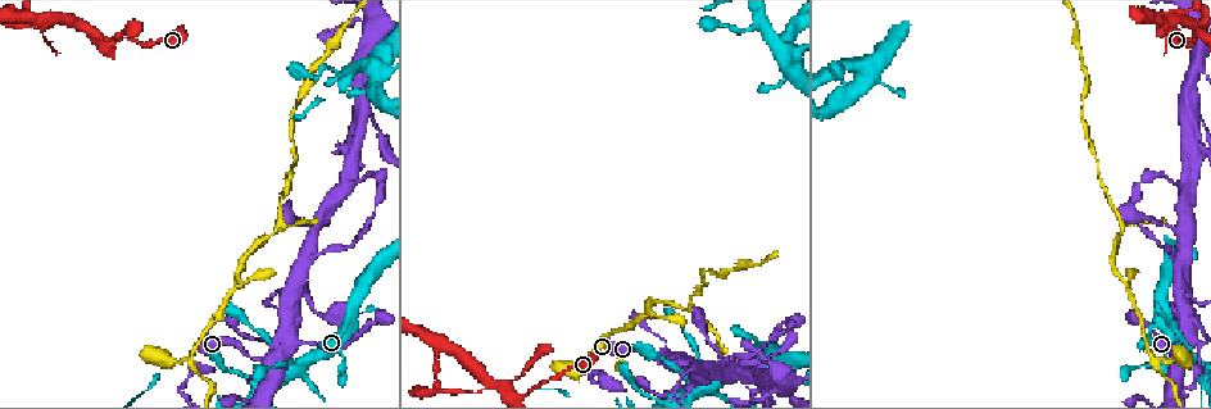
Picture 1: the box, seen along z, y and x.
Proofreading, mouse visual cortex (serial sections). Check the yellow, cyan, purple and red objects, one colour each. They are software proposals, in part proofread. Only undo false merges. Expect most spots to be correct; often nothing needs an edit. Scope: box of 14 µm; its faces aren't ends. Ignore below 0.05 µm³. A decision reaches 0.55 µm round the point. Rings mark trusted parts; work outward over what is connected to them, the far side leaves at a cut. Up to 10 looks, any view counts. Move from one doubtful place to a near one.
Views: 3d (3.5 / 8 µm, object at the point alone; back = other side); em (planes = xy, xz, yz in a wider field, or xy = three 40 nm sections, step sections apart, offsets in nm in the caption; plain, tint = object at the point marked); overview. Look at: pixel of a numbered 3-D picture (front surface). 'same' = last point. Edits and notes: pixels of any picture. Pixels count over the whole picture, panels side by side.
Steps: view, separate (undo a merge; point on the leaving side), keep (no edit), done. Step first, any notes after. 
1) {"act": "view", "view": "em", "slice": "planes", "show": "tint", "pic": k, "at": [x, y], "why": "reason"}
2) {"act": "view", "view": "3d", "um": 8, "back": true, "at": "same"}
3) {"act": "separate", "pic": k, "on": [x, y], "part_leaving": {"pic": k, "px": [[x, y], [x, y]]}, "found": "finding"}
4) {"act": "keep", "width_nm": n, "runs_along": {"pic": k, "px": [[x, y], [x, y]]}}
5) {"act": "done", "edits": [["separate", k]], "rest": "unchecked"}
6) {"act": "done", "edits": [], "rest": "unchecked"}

{"act": "view", "view": "3d", "um": 3.5, "pic": 1, "at": [1179, 291], "why": "looks like a crossing"}

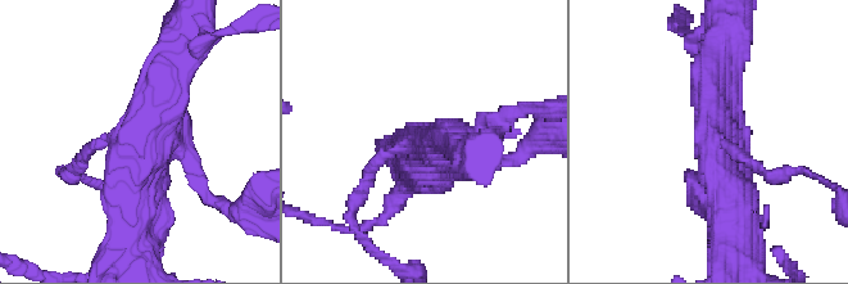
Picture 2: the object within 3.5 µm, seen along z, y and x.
{"act": "view", "view": "em", "slice": "xy", "step": 1, "show": "tint", "pic": 2, "at": [147, 131], "arms": 4, "arm_widths_nm": [150, 150, 500, 600], "why": "need the tissue"}

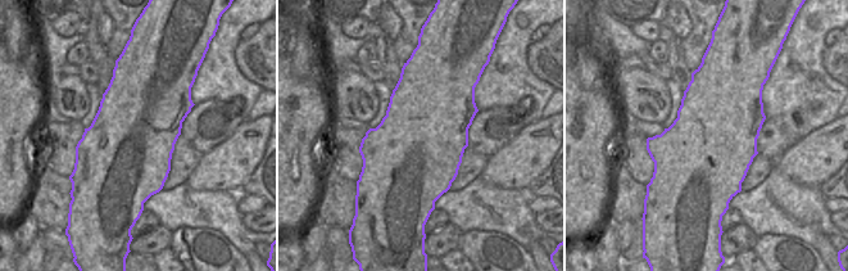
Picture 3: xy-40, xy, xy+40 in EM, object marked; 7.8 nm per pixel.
{"act": "keep", "width_nm": 750, "runs_along": {"pic": 2, "px": [[130, 212], [145, 121], [177, 58]]}, "found": "all the same cell"}

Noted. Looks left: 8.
{"act": "view", "view": "3d", "um": 3.5, "pic": 1, "at": [1129, 285], "why": "three-way junction"}

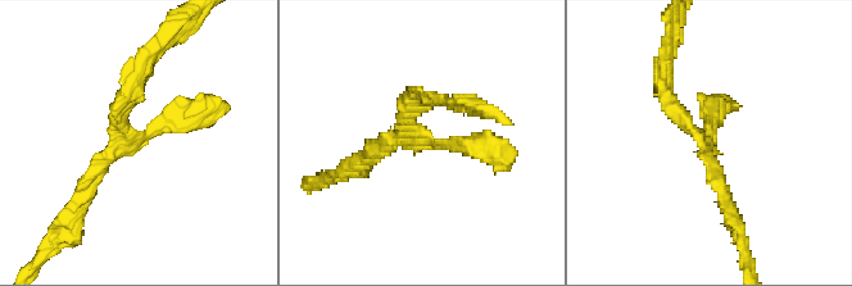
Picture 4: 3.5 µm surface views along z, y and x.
{"act": "view", "view": "em", "slice": "xy", "step": 2, "show": "tint", "pic": 4, "at": [397, 139], "arms": 3, "arm_widths_nm": [150, 200, 200], "why": "now the EM"}

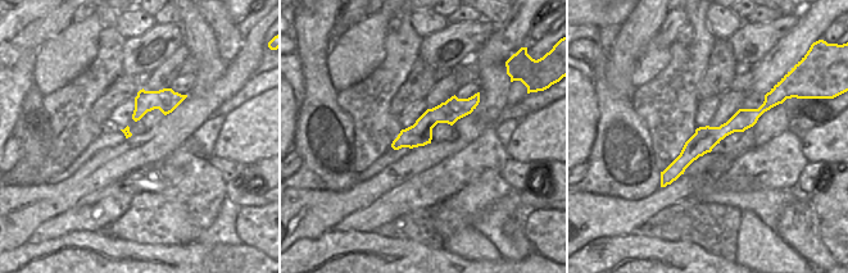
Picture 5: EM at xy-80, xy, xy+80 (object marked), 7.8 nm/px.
{"act": "keep", "width_nm": 200, "runs_along": {"pic": 4, "px": [[732, 216], [662, 82]]}, "found": "continuous, no second cell"}

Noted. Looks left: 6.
{"act": "view", "view": "3d", "um": 8, "pic": 1, "at": [280, 226], "why": "branch point"}

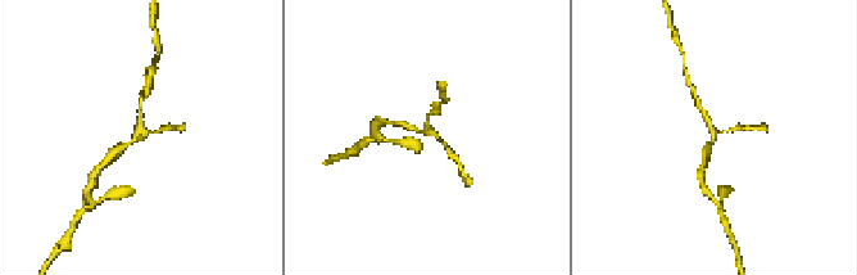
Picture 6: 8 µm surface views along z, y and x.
{"act": "view", "view": "3d", "um": 3.5, "back": true, "pic": 6, "at": [140, 134]}

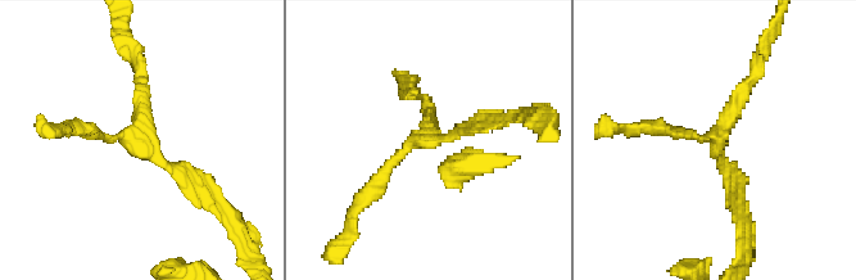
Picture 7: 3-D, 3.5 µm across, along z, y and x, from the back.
{"act": "keep", "runs_along": {"pic": 7, "px": [[205, 194], [154, 152], [141, 127], [137, 61]]}, "found": "all the same cell"}

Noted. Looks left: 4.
{"act": "view", "view": "3d", "um": 3.5, "back": true, "pic": 1, "at": [362, 118], "why": "branch point"}

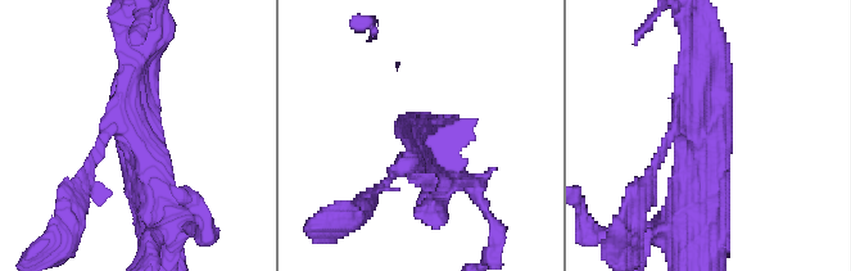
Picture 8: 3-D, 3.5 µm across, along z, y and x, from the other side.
{"act": "view", "view": "em", "slice": "xy", "step": 2, "show": "tint", "pic": 8, "at": [134, 140], "arms": 3, "arm_widths_nm": [150, 350, 400]}

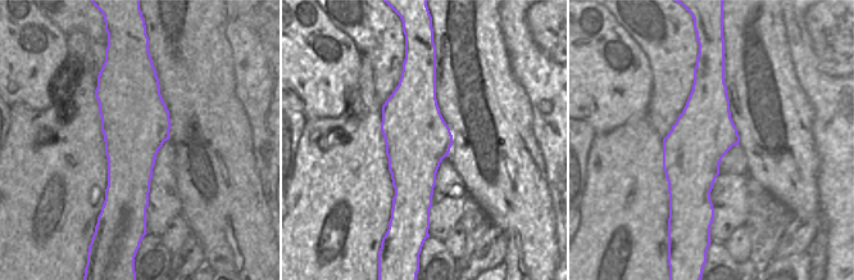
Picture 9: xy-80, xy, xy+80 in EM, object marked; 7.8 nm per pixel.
{"act": "keep", "runs_along": {"pic": 8, "px": [[154, 224], [134, 145], [143, 54]]}, "found": "one cell here"}

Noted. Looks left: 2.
{"act": "done", "edits": [], "rest": "unchecked"}

